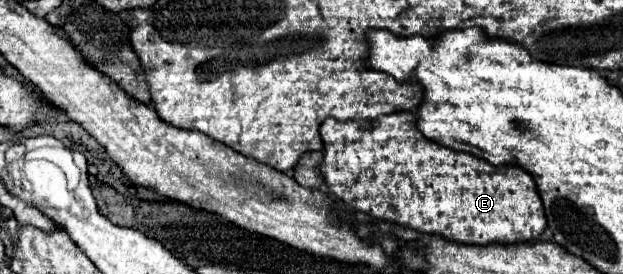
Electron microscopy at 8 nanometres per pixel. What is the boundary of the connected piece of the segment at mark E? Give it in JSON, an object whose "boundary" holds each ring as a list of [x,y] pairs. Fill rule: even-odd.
{"boundary":[[[397,112],[375,120],[345,120],[327,118],[321,124],[325,144],[323,176],[329,190],[347,206],[365,212],[377,220],[397,226],[407,226],[423,234],[439,234],[461,244],[513,244],[537,240],[547,228],[541,196],[531,174],[519,166],[491,166],[485,160],[449,150],[427,140],[417,128],[417,112]]]}

